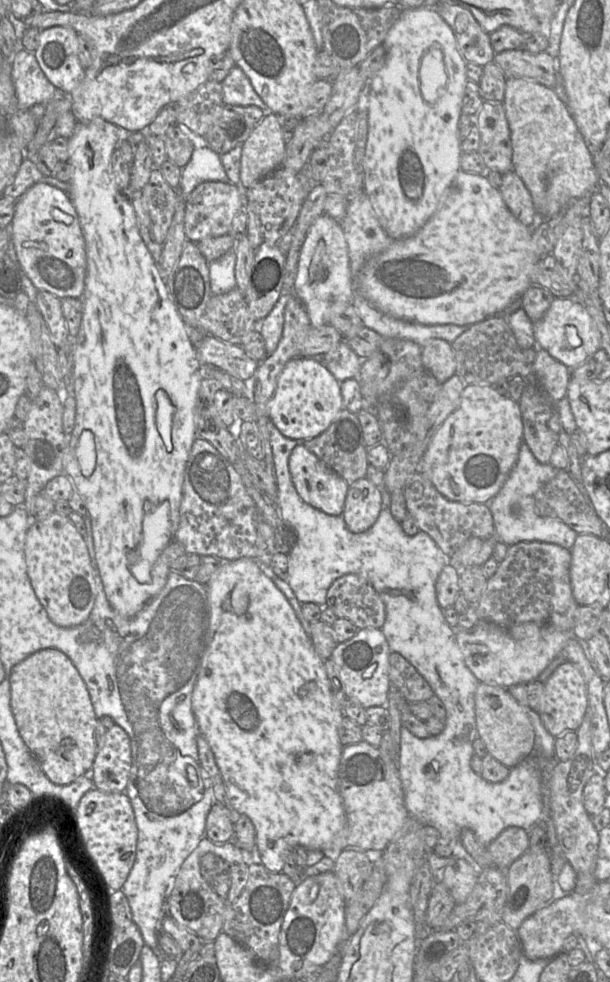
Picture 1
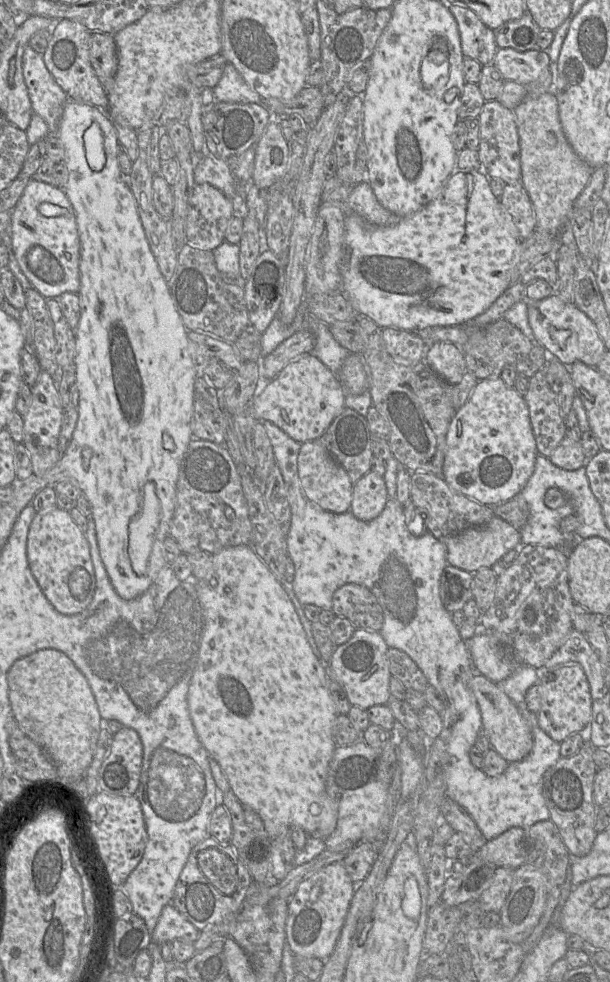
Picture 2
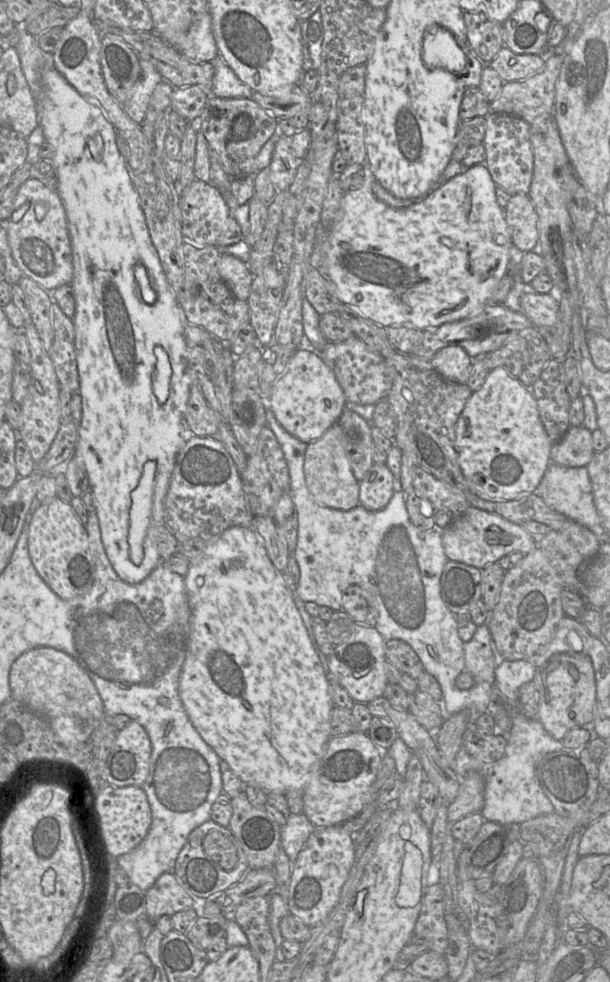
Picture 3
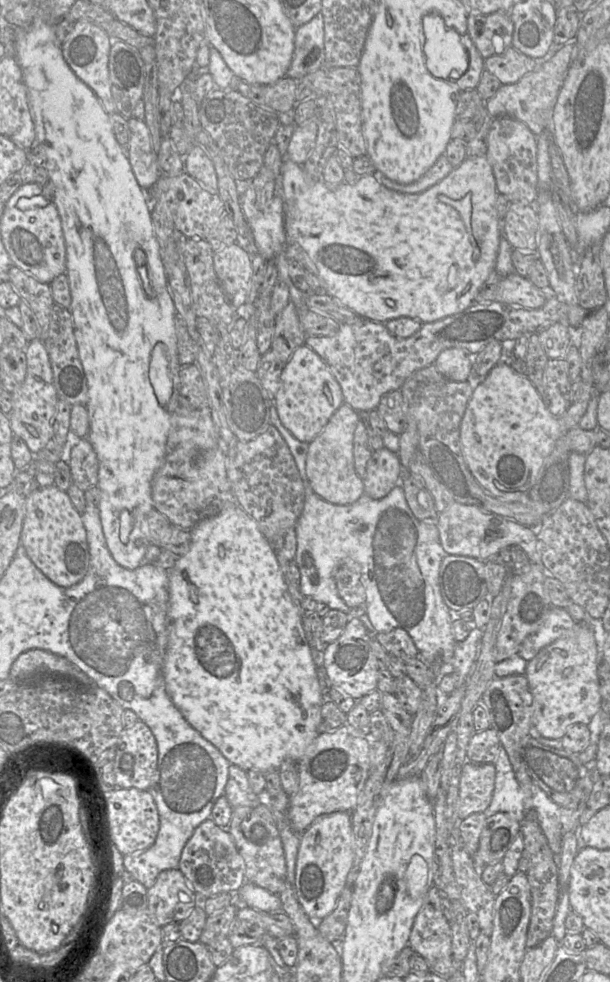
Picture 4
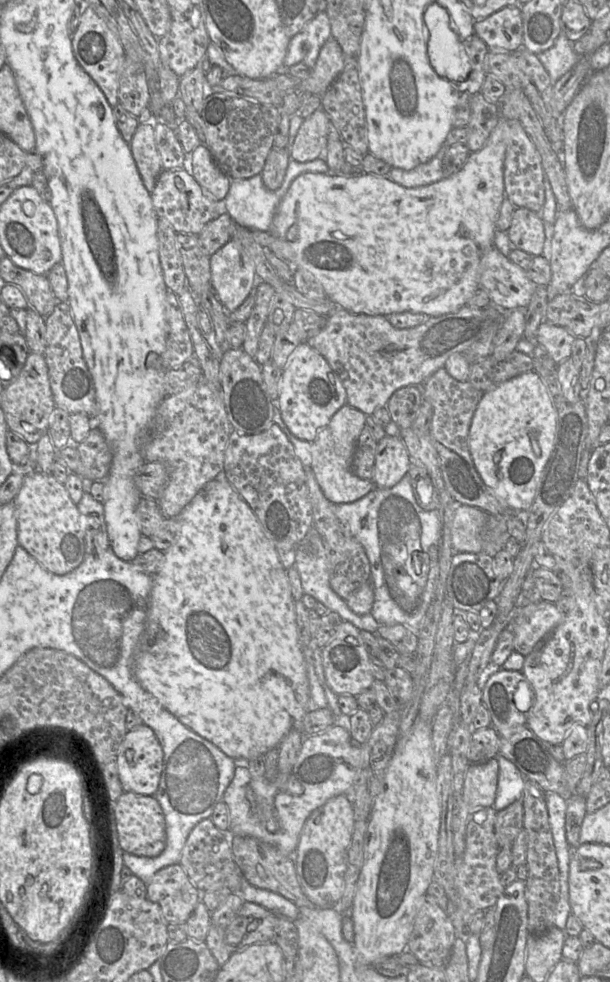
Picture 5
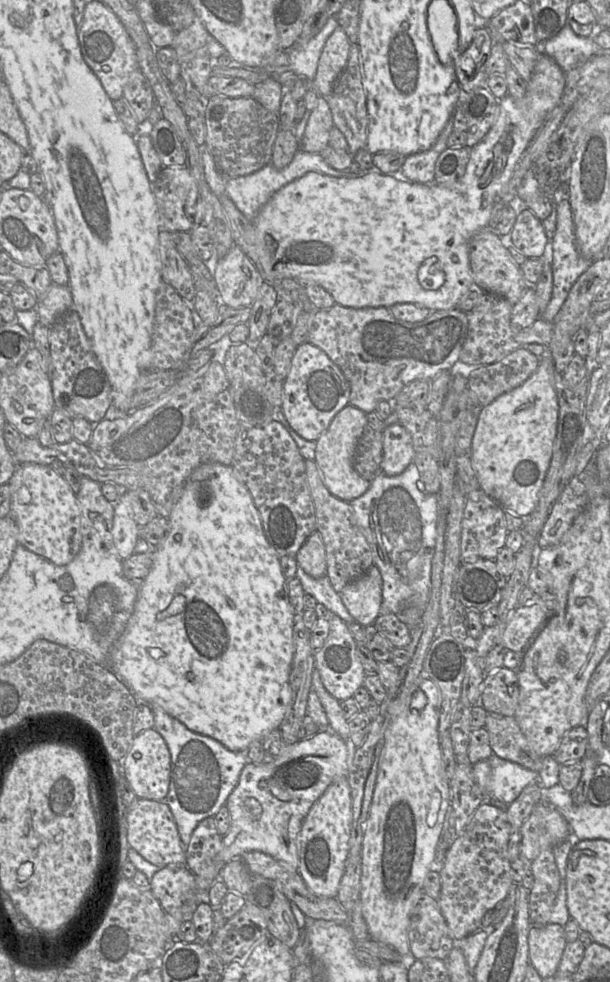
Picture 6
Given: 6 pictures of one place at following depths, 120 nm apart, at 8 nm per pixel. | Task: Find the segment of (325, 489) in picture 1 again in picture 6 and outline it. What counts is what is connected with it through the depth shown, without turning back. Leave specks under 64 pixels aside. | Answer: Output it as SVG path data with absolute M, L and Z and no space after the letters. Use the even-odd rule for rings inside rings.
M348 404L334 416L328 428L316 441L314 461L323 483L333 496L345 502L351 502L362 496L371 484L353 468L354 452L367 423L367 413Z

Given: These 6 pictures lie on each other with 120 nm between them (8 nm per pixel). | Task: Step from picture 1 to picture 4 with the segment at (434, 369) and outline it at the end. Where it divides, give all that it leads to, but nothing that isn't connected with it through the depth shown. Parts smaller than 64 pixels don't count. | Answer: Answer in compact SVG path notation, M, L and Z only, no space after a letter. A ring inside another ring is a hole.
M462 348L443 350L434 365L443 376L452 381L464 382L473 376L473 356Z

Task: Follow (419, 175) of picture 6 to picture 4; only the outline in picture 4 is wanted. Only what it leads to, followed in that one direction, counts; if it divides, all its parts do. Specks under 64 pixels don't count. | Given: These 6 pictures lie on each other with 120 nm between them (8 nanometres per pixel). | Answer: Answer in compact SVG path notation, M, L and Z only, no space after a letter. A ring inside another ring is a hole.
M442 154L435 164L417 181L410 184L399 184L396 183L382 174L378 174L378 179L385 187L406 194L417 194L421 193L428 188L434 186L445 177L447 177L454 167L449 162L446 154Z

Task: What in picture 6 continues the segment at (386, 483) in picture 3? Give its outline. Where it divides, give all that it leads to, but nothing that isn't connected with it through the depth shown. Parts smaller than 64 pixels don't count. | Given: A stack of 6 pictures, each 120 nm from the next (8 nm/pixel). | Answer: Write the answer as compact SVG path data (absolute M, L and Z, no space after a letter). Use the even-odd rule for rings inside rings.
M400 423L385 427L383 433L382 472L386 476L401 474L415 456L412 437Z

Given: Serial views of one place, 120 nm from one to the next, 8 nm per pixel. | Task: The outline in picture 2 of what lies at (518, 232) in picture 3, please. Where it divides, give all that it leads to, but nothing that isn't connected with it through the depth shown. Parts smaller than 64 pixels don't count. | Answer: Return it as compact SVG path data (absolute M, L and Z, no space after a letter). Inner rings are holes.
M521 182L506 184L500 202L511 216L522 239L536 229L536 217L530 197Z

